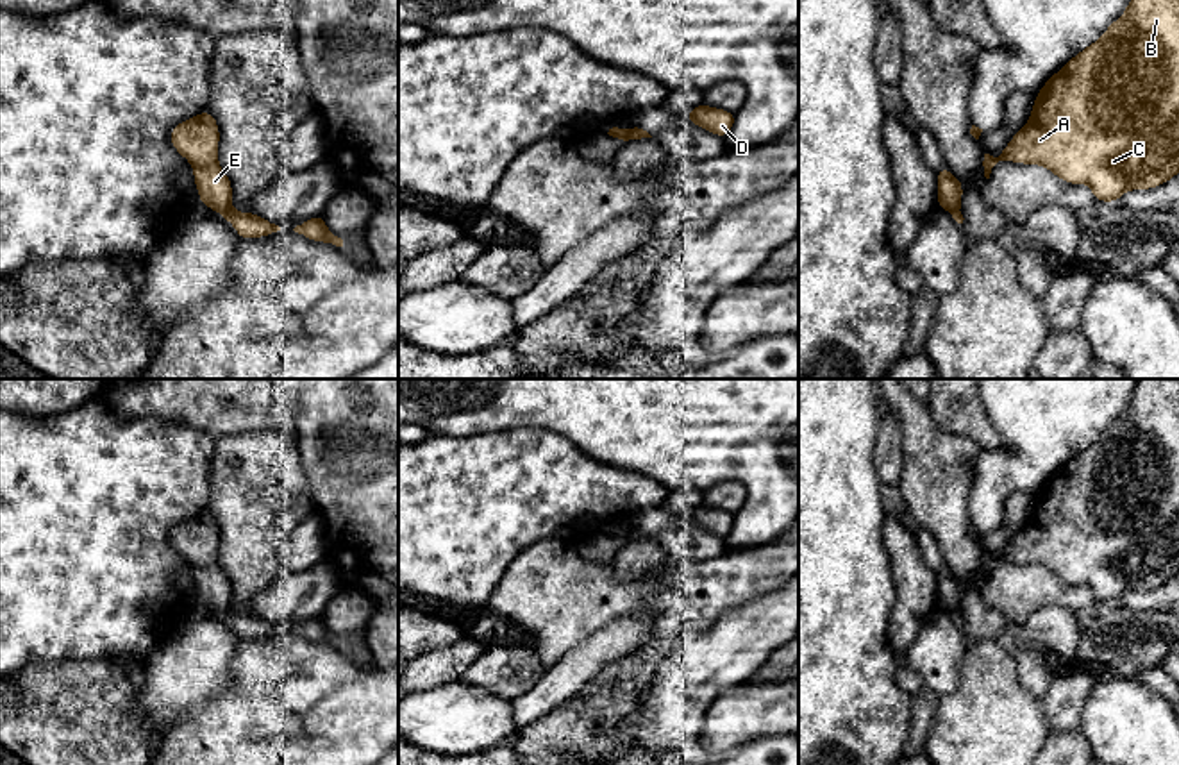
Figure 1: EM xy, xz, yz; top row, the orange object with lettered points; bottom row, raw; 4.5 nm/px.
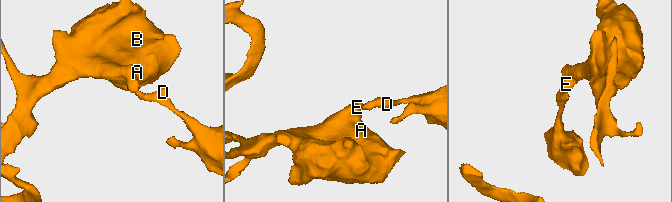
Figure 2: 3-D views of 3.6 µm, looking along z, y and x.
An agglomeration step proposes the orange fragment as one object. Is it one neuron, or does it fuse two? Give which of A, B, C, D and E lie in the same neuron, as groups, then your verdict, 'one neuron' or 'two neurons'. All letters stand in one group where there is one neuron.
A B C E / D | two neurons

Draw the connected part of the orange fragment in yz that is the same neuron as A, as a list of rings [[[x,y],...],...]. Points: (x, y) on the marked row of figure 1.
[[[1129,0],[1125,13],[1095,43],[1075,54],[1036,91],[1027,123],[1009,139],[1000,156],[984,154],[982,166],[986,179],[990,179],[991,170],[1000,161],[1040,164],[1068,184],[1088,184],[1093,198],[1106,204],[1120,200],[1125,191],[1152,189],[1174,179],[1179,173],[1179,0]]]

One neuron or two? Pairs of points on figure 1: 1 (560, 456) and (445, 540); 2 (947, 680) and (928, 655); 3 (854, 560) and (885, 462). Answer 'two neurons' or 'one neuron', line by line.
1: one neuron
2: one neuron
3: two neurons

